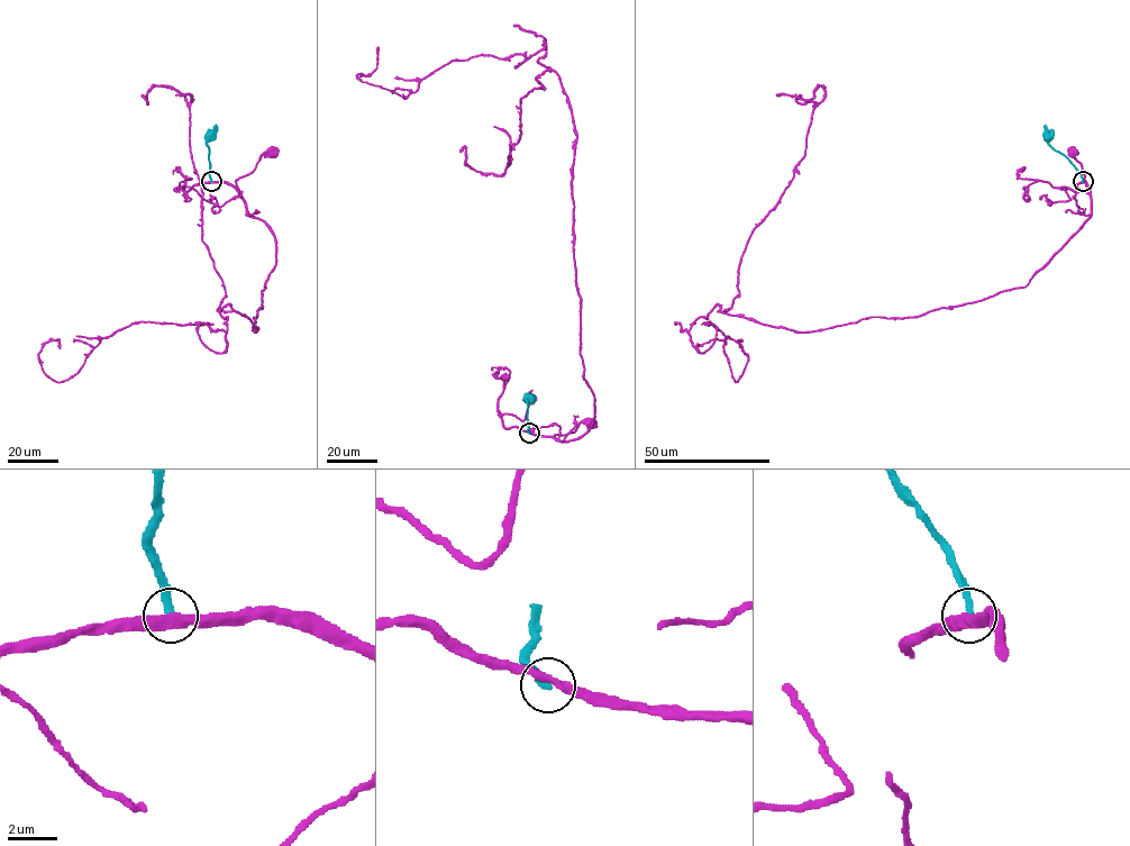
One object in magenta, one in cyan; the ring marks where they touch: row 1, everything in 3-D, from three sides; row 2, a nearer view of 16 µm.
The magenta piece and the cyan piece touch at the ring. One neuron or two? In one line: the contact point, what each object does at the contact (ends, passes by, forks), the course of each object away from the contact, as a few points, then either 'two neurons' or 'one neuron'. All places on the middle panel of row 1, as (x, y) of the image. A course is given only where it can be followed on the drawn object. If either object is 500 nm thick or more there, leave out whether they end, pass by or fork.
(529, 433) | magenta passes by | cyan ends | magenta via (529, 433), (554, 437), (573, 433), (581, 422), (592, 422) | cyan via (529, 433), (525, 398), (528, 399) | two neurons

